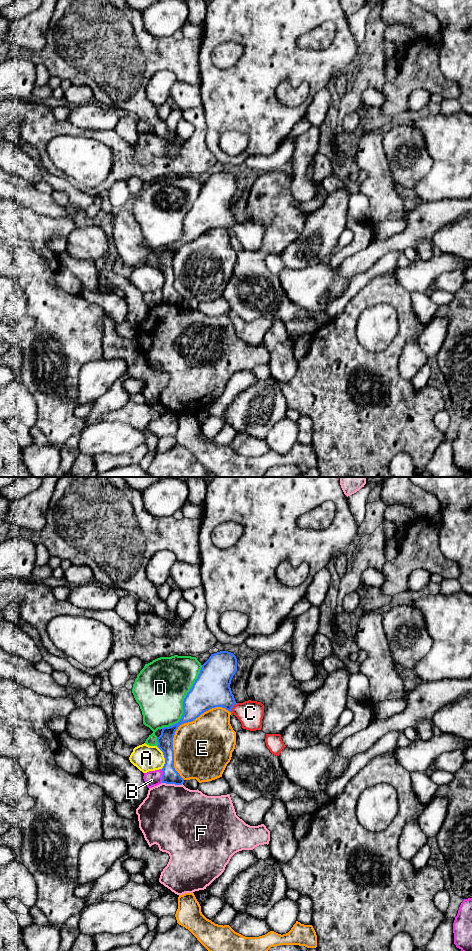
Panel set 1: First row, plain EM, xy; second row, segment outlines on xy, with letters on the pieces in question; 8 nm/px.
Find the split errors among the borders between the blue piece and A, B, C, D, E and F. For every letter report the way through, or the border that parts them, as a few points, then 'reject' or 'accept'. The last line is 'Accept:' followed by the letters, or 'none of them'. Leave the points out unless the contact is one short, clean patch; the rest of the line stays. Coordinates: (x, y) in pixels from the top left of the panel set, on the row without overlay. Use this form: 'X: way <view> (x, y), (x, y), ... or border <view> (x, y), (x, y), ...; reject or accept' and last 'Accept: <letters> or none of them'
A: reject
B: reject
C: way xy (211, 209), (233, 226), (250, 233); accept
D: reject
E: reject
F: reject
Accept: C

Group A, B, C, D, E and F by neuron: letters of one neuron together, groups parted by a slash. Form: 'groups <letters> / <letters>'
groups A / B / C / D / E / F

